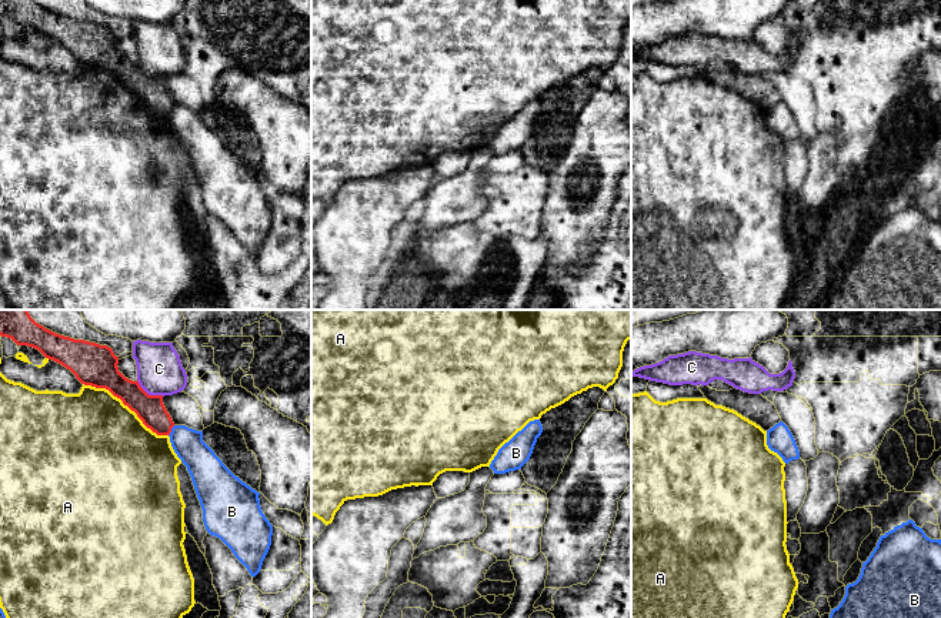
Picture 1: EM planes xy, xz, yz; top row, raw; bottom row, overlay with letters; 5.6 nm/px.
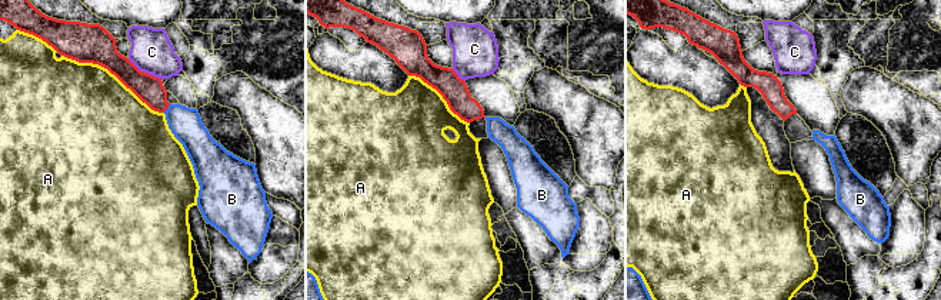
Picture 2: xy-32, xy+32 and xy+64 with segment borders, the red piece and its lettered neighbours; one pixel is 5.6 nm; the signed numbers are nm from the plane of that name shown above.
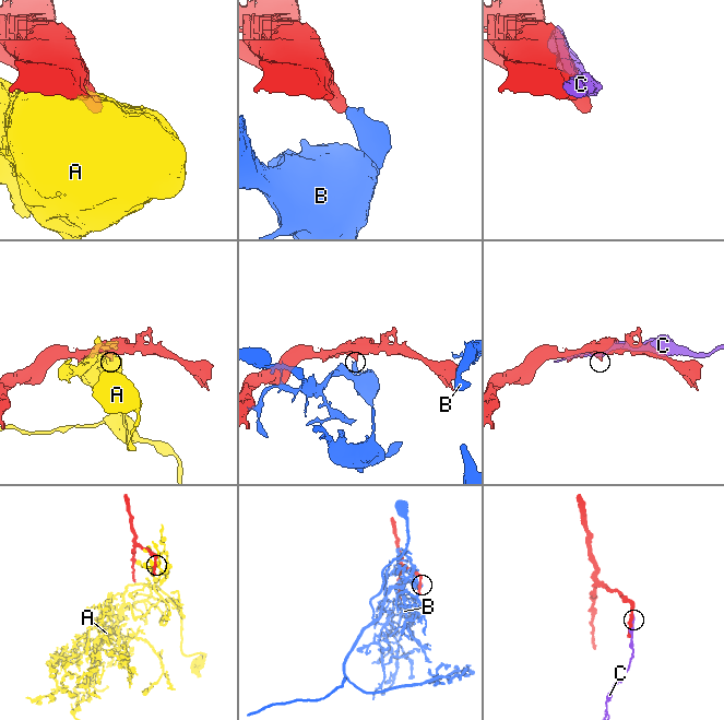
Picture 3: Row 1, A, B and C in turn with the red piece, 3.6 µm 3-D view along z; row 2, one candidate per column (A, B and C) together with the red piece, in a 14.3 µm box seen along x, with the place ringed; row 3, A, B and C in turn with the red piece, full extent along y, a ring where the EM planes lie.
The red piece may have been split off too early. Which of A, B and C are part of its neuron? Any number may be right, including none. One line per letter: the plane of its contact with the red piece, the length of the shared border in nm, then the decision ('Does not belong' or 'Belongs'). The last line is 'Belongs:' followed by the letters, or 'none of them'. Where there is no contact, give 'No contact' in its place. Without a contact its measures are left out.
A: Touches red in xy. Shared border 550 nm. Does not belong
B: Touches red in xy. Shared border 70 nm. Does not belong
C: Touches red in xy. Shared border 180 nm. Does not belong
Belongs: none of them

